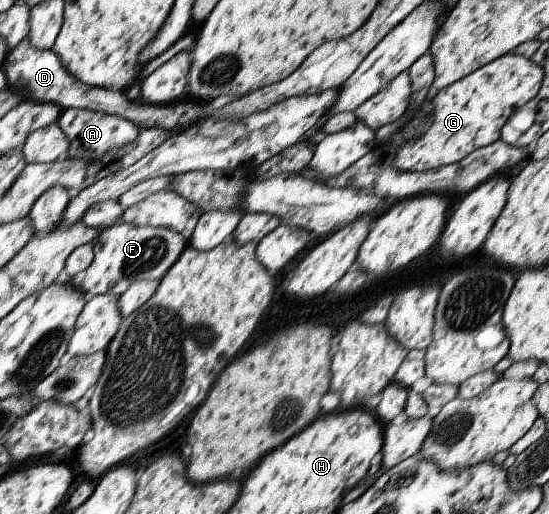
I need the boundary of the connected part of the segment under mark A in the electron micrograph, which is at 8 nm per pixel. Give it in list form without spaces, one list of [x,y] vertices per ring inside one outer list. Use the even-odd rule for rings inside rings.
[[[75,107],[63,110],[57,124],[70,140],[68,158],[89,158],[91,160],[101,159],[112,149],[134,143],[140,131],[134,122],[123,117]]]

